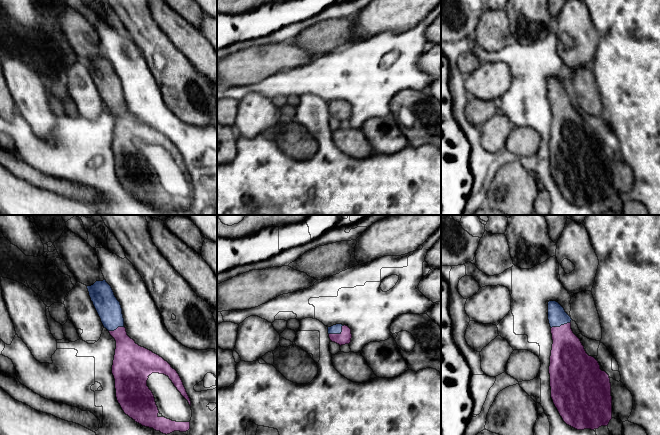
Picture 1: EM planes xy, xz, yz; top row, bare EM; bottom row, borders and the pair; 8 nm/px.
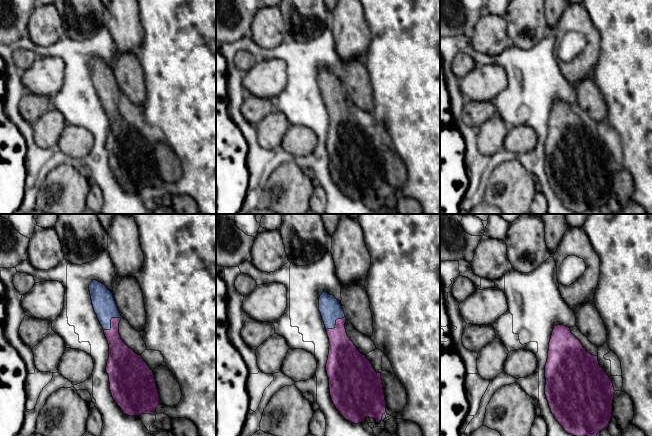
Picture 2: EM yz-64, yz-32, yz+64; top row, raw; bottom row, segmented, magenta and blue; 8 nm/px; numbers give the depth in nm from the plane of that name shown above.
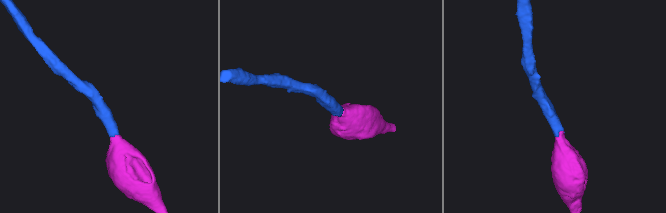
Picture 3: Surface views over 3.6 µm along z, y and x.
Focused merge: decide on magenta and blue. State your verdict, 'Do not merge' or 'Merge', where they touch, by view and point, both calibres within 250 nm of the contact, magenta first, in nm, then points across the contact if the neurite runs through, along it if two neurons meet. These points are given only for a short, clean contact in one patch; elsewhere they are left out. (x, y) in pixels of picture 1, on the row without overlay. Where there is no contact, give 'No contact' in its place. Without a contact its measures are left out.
Merge. Touches magenta at xz (338, 110). Thickness 100 nm (magenta) against 80 nm. Path across: xz (345, 113), (338, 110), (335, 105)

